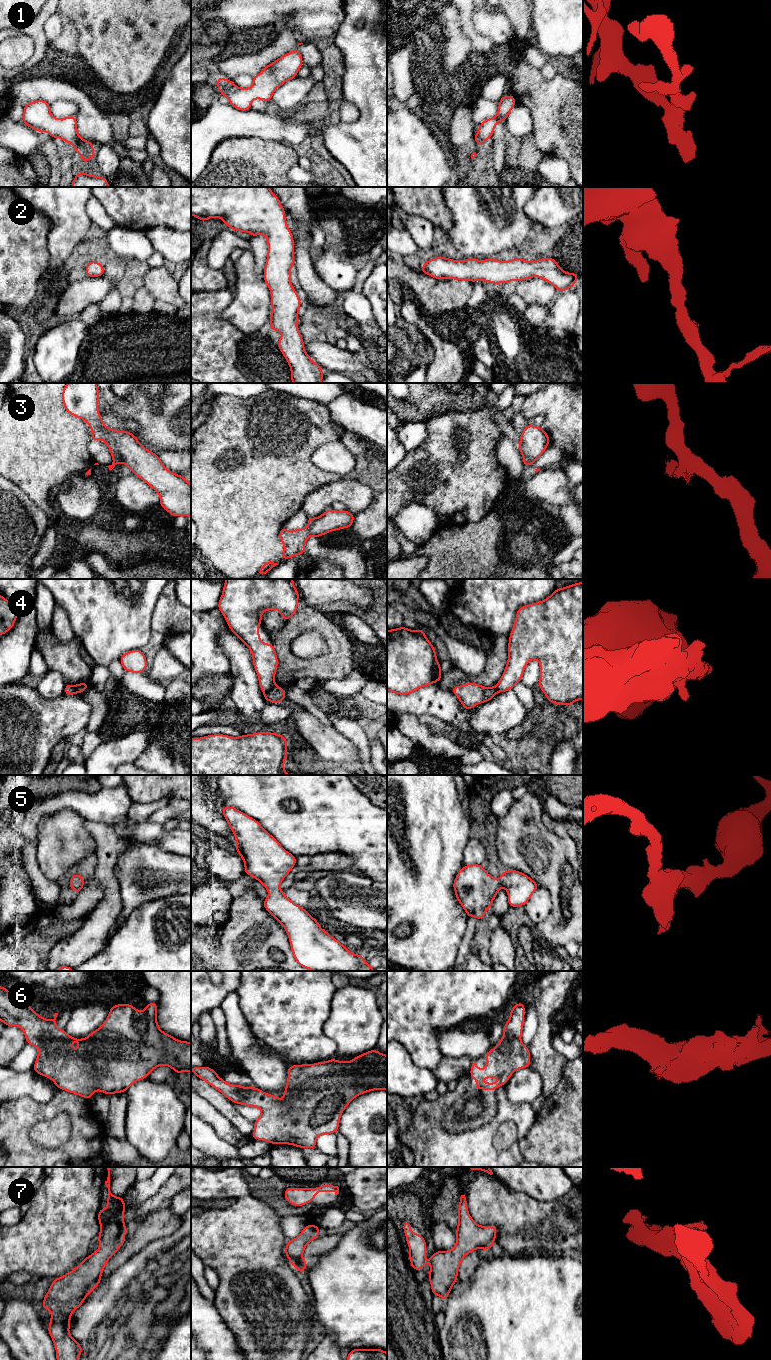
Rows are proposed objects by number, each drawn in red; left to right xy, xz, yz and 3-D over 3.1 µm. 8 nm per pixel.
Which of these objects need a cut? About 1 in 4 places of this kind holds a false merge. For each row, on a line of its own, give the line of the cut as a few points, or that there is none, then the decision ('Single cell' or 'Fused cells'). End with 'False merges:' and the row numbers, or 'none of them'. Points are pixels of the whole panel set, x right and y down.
1: No split. Single cell
2: No split. Single cell
3: Split along xy (88, 423), (92, 424), (99, 431), (102, 439). Fused cells
4: Split along xz (276, 686), (264, 693). Fused cells
5: No split. Single cell
6: No split. Single cell
7: No split. Single cell
False merges: 3, 4

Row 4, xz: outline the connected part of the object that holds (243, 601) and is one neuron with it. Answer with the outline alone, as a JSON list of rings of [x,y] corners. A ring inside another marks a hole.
[[[226,579],[218,609],[223,614],[230,630],[249,647],[259,686],[263,693],[276,687],[275,673],[278,658],[273,644],[262,643],[259,635],[261,615],[264,611],[276,609],[288,621],[297,610],[299,593],[293,579]]]

